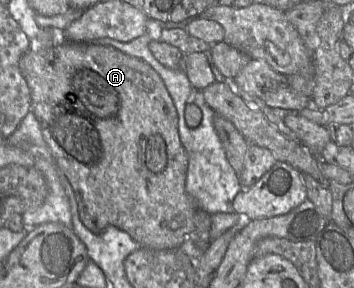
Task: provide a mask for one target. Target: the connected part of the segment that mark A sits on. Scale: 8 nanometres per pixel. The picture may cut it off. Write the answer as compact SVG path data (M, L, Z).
M67 40L58 41L57 44L37 51L29 49L20 58L19 68L30 89L30 110L39 121L44 140L59 170L66 176L73 189L79 216L85 227L92 233L99 234L108 226L115 226L128 233L141 247L156 250L180 247L194 229L194 216L198 207L185 189L188 155L179 137L177 109L160 75L146 62L112 46Z

